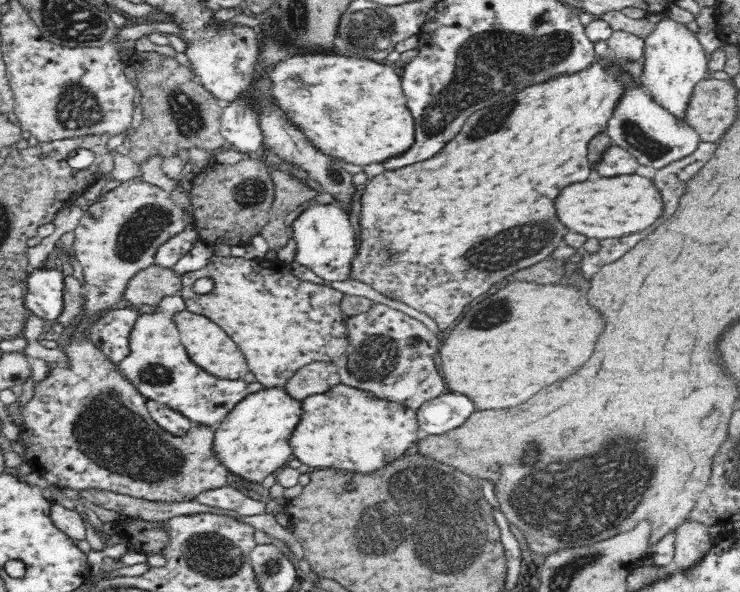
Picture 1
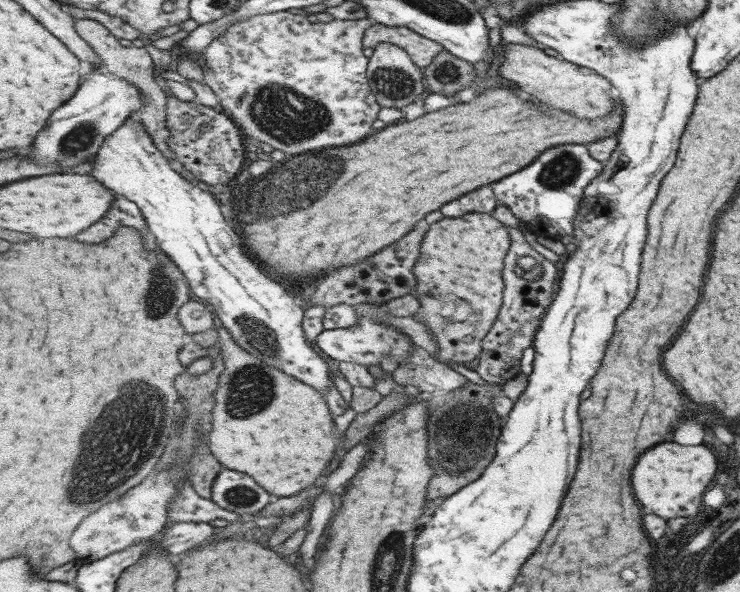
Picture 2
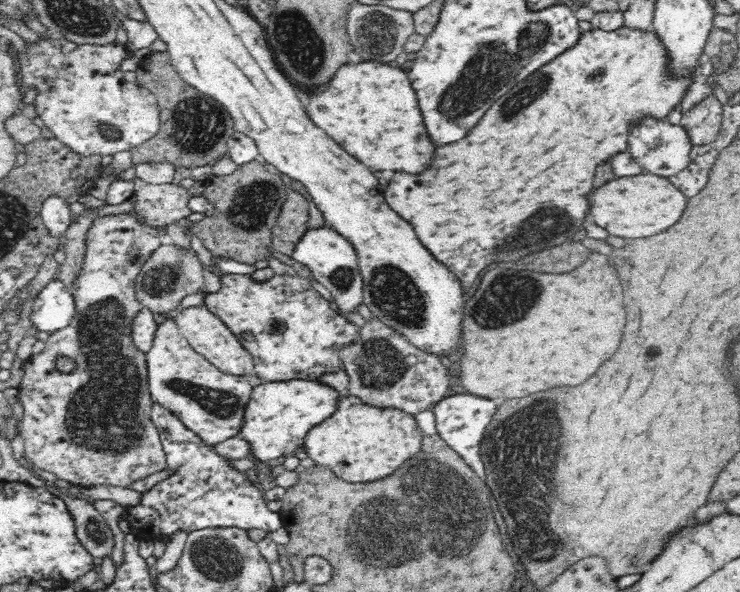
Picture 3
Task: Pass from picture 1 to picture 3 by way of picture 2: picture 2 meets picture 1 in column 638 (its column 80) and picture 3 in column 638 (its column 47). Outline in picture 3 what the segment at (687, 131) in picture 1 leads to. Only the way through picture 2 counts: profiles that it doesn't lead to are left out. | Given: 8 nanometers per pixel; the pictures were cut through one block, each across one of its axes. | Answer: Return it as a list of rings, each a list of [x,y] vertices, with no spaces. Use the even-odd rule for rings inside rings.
[[[646,117],[640,126],[634,126],[630,132],[630,152],[634,160],[646,170],[656,176],[672,176],[682,172],[688,166],[692,143],[690,143],[688,134],[680,125],[670,124],[667,120],[656,122],[652,117]]]

